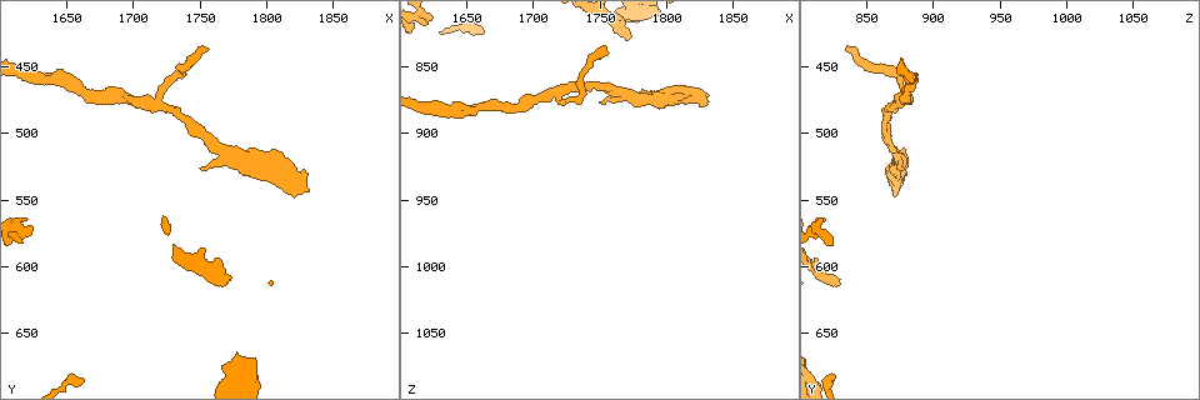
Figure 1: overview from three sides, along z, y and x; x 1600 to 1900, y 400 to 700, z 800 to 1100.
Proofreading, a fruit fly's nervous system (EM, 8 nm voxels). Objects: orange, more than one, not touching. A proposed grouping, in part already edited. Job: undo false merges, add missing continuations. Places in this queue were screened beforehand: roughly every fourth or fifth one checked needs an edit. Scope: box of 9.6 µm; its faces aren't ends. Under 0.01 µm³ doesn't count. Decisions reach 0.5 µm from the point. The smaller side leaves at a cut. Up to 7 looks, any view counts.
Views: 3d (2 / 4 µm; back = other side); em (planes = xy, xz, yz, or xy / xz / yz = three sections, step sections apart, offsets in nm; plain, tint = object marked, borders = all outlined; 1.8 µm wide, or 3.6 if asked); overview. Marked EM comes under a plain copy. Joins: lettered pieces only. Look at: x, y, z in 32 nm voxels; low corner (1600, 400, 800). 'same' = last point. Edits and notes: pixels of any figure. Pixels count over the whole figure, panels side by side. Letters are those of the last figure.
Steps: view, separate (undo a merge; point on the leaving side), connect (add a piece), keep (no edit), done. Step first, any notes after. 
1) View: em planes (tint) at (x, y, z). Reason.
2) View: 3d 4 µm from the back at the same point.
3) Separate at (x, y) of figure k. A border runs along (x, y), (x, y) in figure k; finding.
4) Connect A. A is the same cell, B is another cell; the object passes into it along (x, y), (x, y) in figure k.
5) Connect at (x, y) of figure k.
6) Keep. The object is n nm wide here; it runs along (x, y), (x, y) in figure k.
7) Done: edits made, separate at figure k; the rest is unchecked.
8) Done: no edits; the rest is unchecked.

View: em planes (borders) at (1754, 436, 834). Branch stops here.

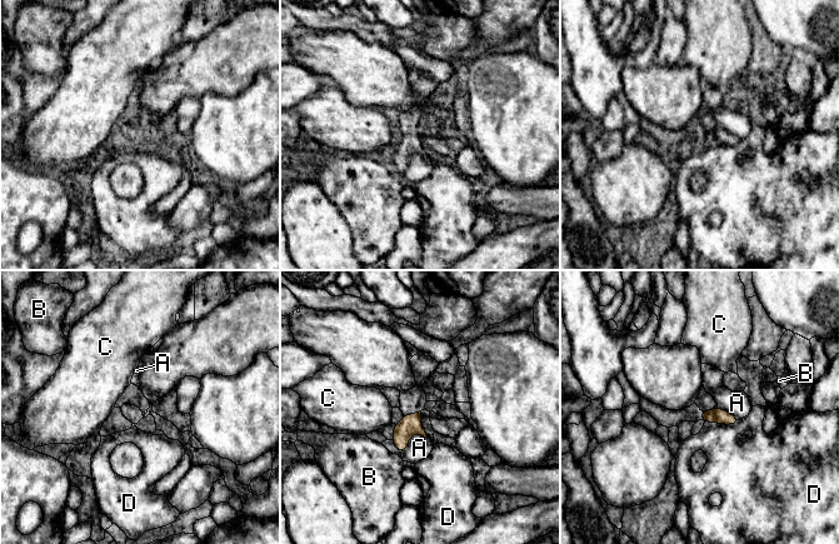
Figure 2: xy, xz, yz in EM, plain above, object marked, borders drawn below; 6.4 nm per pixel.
Keep. A, B, C and D are other cells; none of them fits.

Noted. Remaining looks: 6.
View: em planes (borders) at (1830, 542, 872). An open end.

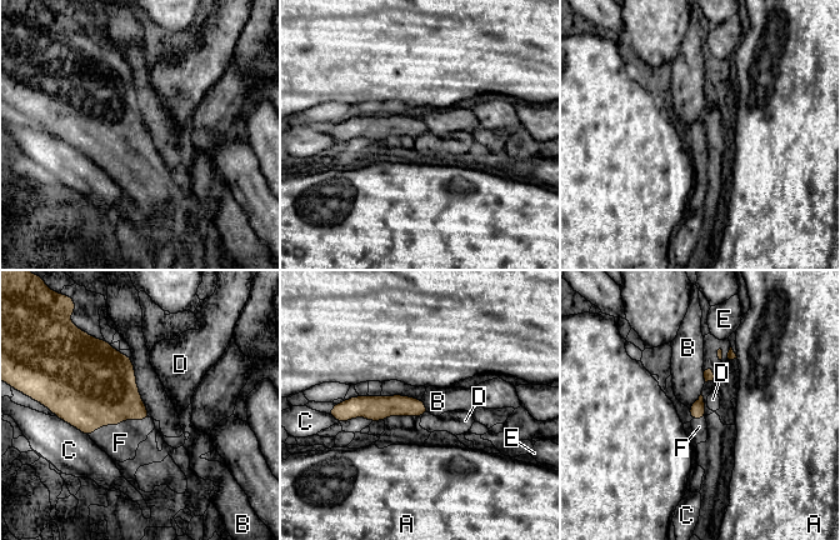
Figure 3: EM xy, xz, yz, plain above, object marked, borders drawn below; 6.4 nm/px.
Connect at (120, 443) of figure 3. F is the same cell, A, B, C, D and E are other cells; it goes on there.

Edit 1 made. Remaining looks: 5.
Done: edits made, connect at figure 3; the rest is unchecked.

